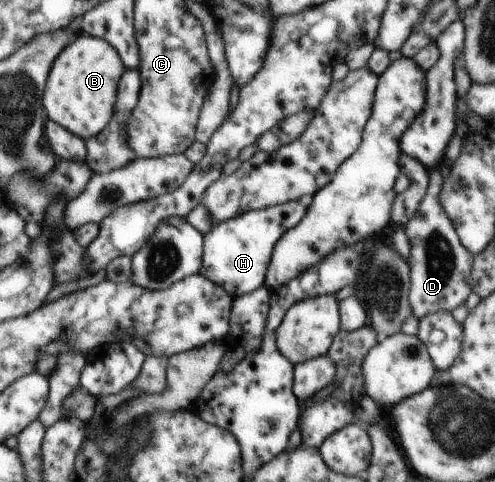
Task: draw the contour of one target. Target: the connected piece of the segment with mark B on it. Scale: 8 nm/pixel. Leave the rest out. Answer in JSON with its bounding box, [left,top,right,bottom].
[42,32,125,140]

